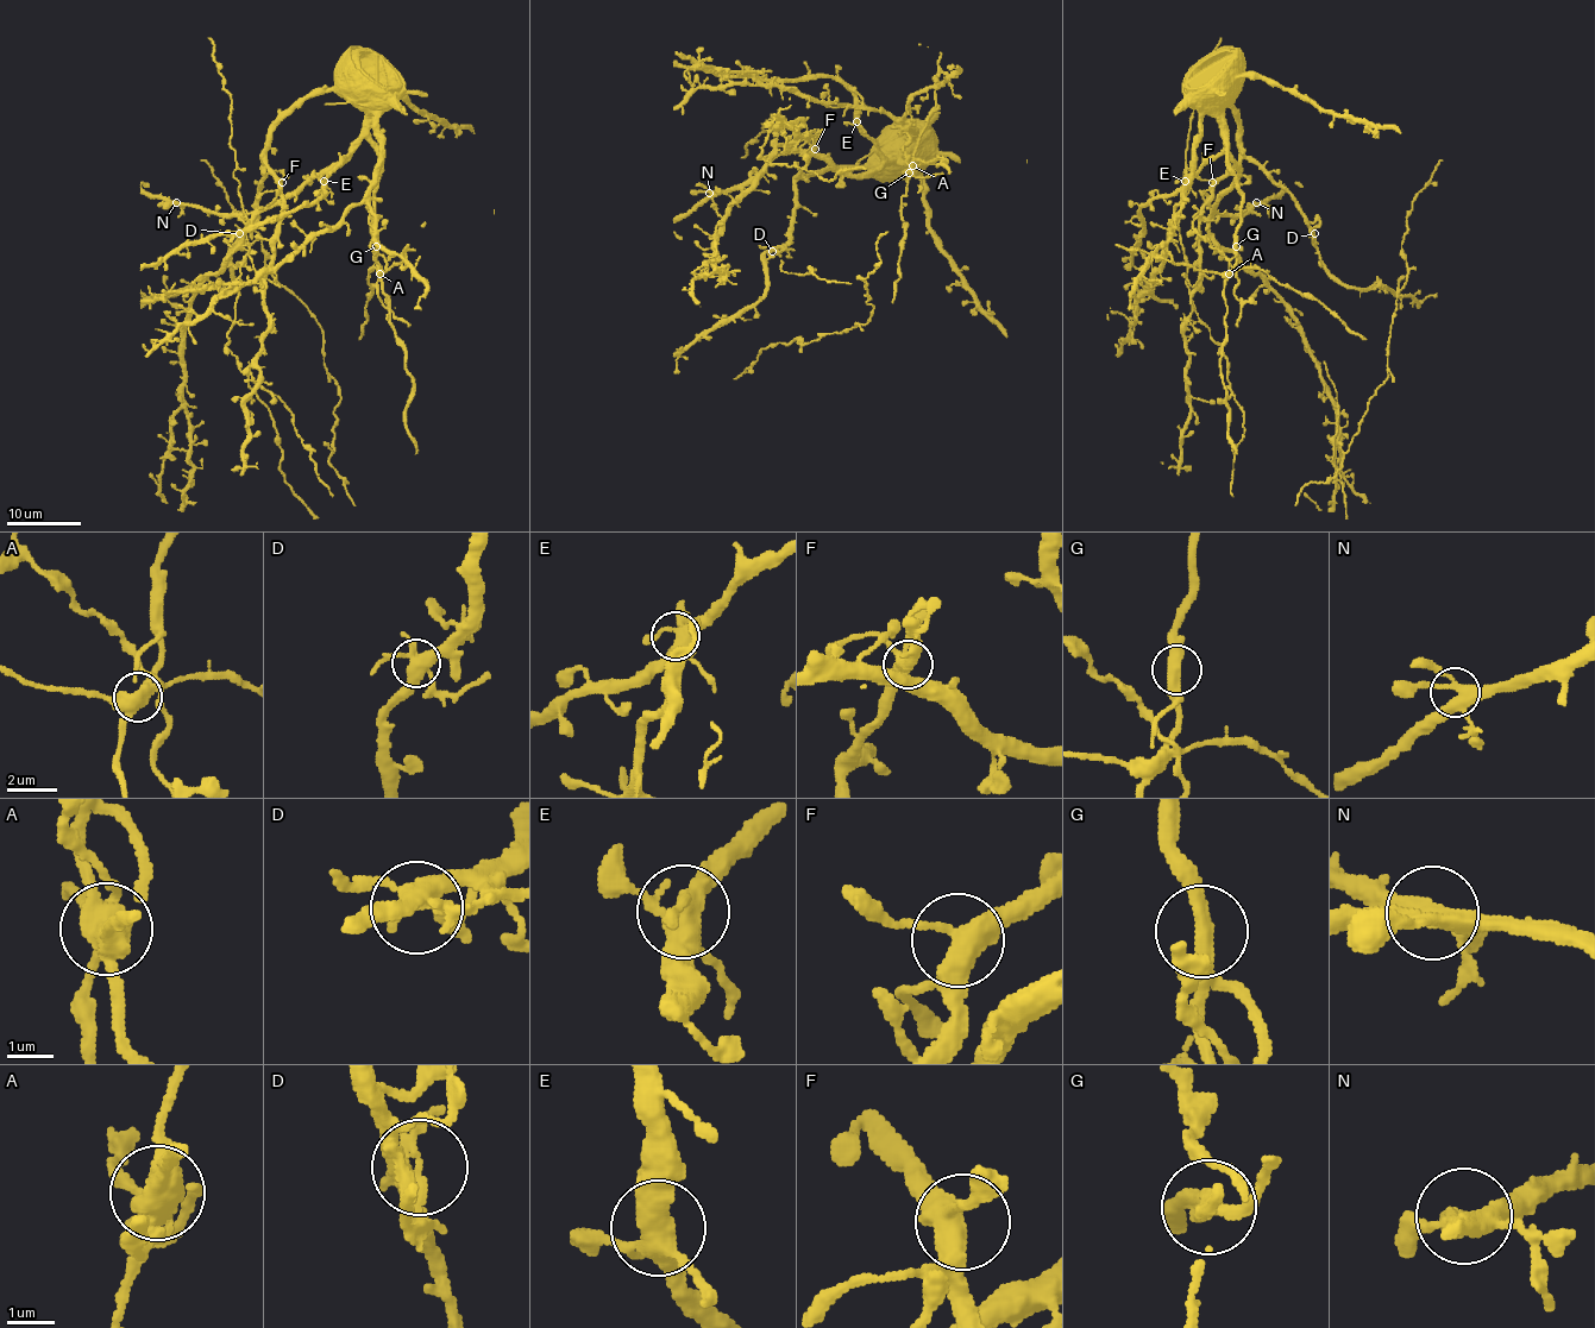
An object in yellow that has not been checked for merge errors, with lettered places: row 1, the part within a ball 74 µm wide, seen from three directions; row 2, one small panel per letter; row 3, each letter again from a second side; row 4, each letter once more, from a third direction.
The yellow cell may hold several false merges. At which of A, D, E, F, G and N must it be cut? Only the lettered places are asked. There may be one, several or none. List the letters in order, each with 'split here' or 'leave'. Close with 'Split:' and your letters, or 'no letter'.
A: split here
D: split here
E: leave
F: leave
G: split here
N: leave
Split: A, D, G

